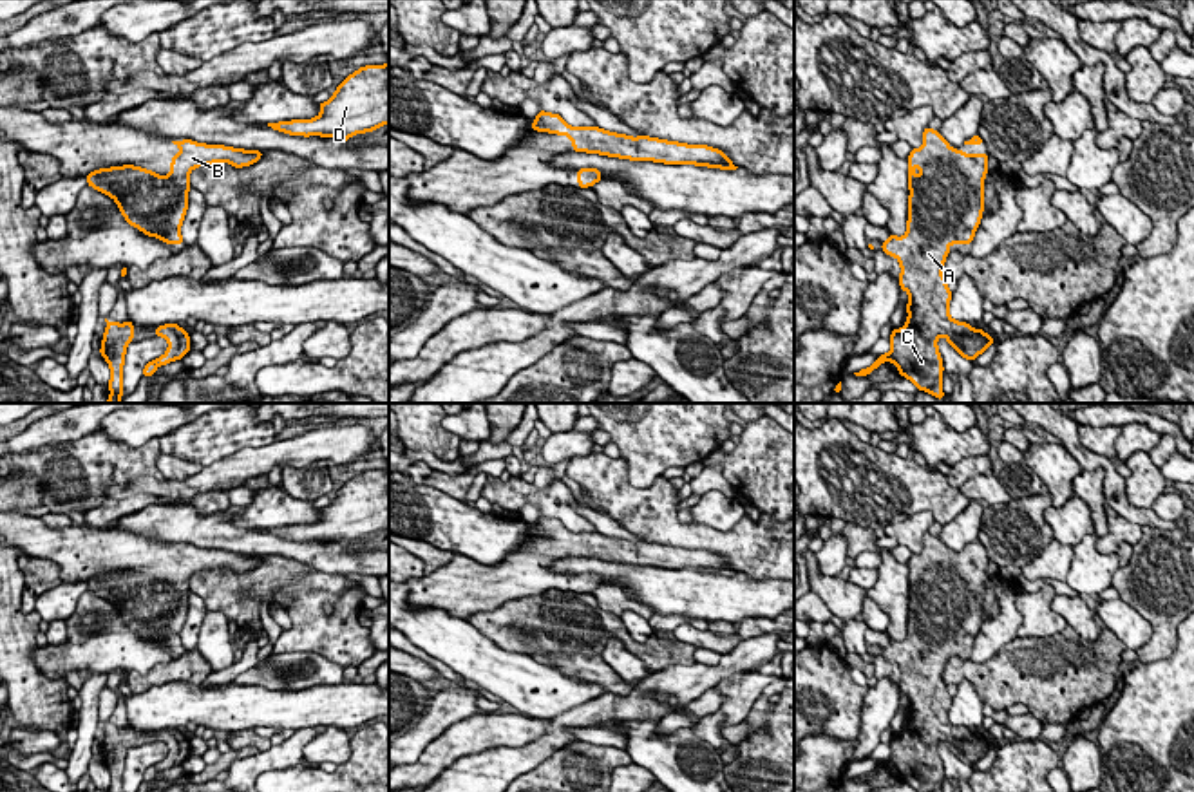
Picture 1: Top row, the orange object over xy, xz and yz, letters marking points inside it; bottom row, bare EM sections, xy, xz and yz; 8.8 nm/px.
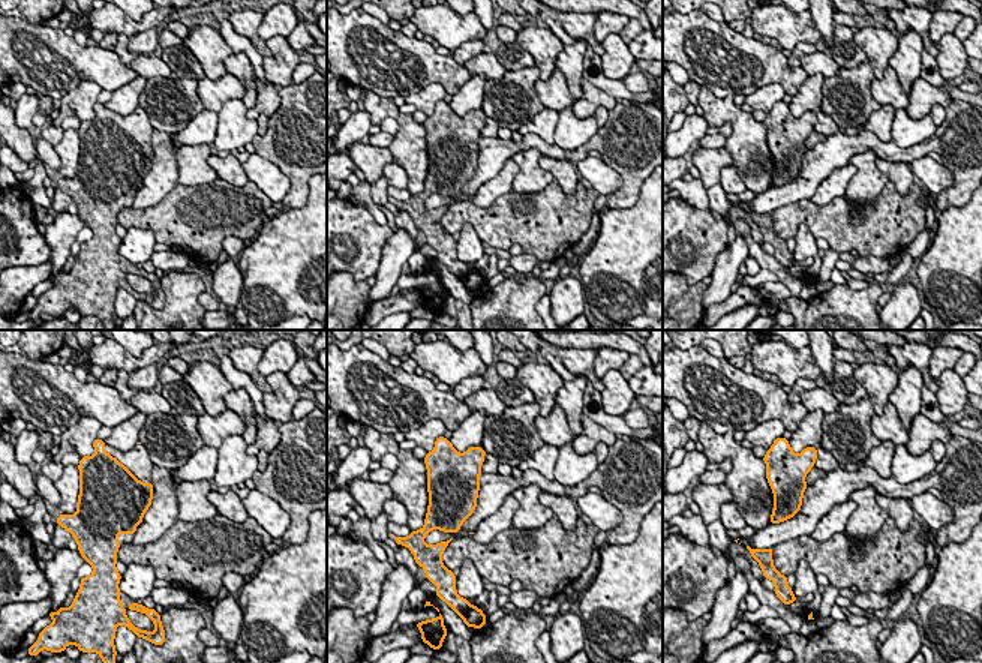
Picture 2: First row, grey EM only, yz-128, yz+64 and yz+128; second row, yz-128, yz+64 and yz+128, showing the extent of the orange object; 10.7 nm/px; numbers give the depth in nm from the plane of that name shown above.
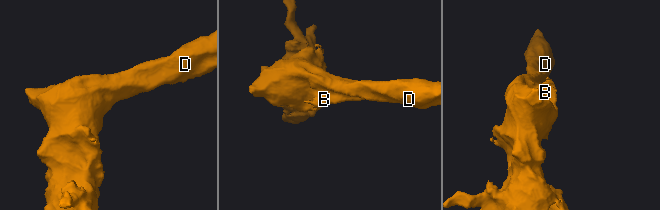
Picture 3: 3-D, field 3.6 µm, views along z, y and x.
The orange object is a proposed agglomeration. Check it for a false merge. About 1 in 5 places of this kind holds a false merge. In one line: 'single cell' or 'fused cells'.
single cell

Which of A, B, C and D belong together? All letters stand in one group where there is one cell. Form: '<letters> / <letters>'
A B C D

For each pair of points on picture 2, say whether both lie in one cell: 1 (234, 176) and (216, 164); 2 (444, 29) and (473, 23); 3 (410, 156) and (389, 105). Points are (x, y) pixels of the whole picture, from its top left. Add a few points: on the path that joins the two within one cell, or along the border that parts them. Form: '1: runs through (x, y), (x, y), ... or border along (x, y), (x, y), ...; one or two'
1: runs through (230, 171), (221, 165); one
2: runs through (452, 29), (465, 29); one
3: runs through (410, 144), (410, 132), (399, 117); one

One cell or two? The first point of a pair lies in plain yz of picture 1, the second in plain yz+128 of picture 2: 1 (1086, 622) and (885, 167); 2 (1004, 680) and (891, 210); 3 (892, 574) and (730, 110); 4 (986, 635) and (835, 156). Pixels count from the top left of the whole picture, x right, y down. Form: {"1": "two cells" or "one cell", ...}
{"1": "one cell", "2": "one cell", "3": "one cell", "4": "two cells"}

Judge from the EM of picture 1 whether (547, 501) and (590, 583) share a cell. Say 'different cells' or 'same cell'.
different cells

